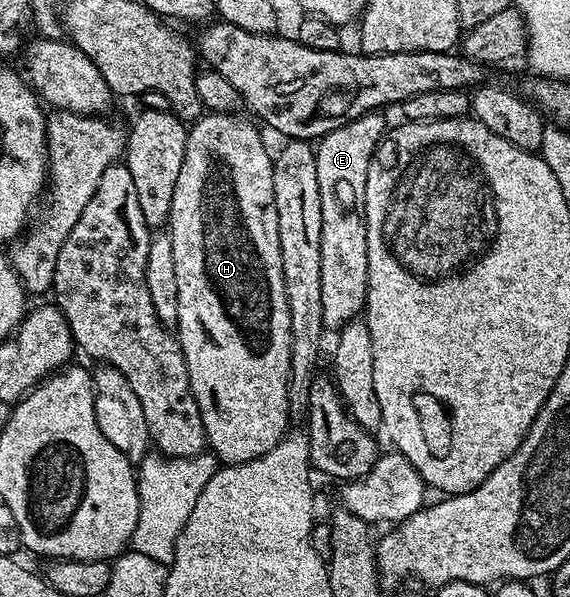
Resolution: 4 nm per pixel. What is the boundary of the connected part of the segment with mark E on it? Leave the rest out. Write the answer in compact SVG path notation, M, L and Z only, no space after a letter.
M379 112L362 114L324 134L315 146L321 188L321 308L323 324L335 332L364 313L369 284L369 244L365 224L365 180L375 149L389 123Z

